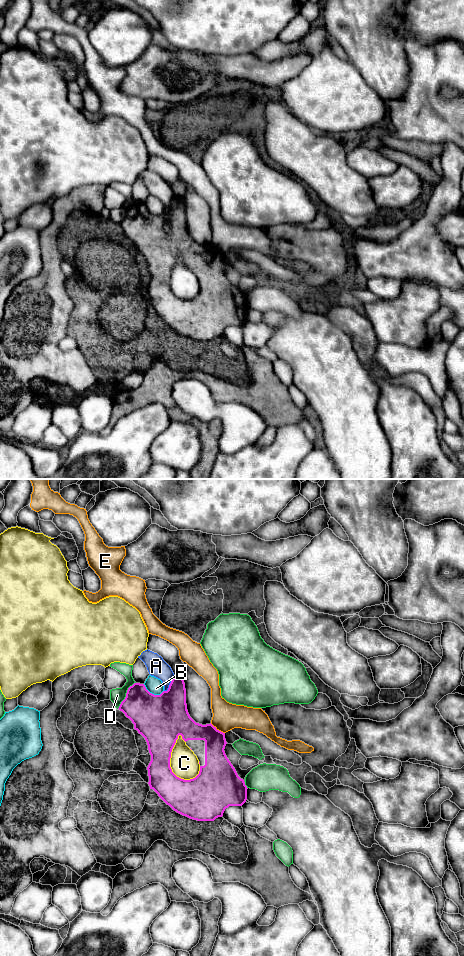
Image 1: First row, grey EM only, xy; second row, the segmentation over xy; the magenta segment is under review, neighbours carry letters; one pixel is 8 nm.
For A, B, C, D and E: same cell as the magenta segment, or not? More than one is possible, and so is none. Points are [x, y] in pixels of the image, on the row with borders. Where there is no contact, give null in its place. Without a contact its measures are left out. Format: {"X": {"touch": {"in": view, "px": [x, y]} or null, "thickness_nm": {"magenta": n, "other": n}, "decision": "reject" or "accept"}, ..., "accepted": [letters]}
{"A": {"touch": {"in": "xy", "px": [170, 684]}, "thickness_nm": {"magenta": 340, "other": 160}, "decision": "reject"}, "B": {"touch": {"in": "xy", "px": [153, 694]}, "thickness_nm": {"magenta": 400, "other": 130}, "decision": "reject"}, "C": {"touch": {"in": "xy", "px": [169, 761]}, "thickness_nm": {"magenta": 280, "other": 220}, "decision": "reject"}, "D": {"touch": {"in": "xy", "px": [126, 695]}, "thickness_nm": {"magenta": 320, "other": 120}, "decision": "reject"}, "E": {"touch": {"in": "xy", "px": [216, 729]}, "thickness_nm": {"magenta": 180, "other": 220}, "decision": "reject"}, "accepted": []}

